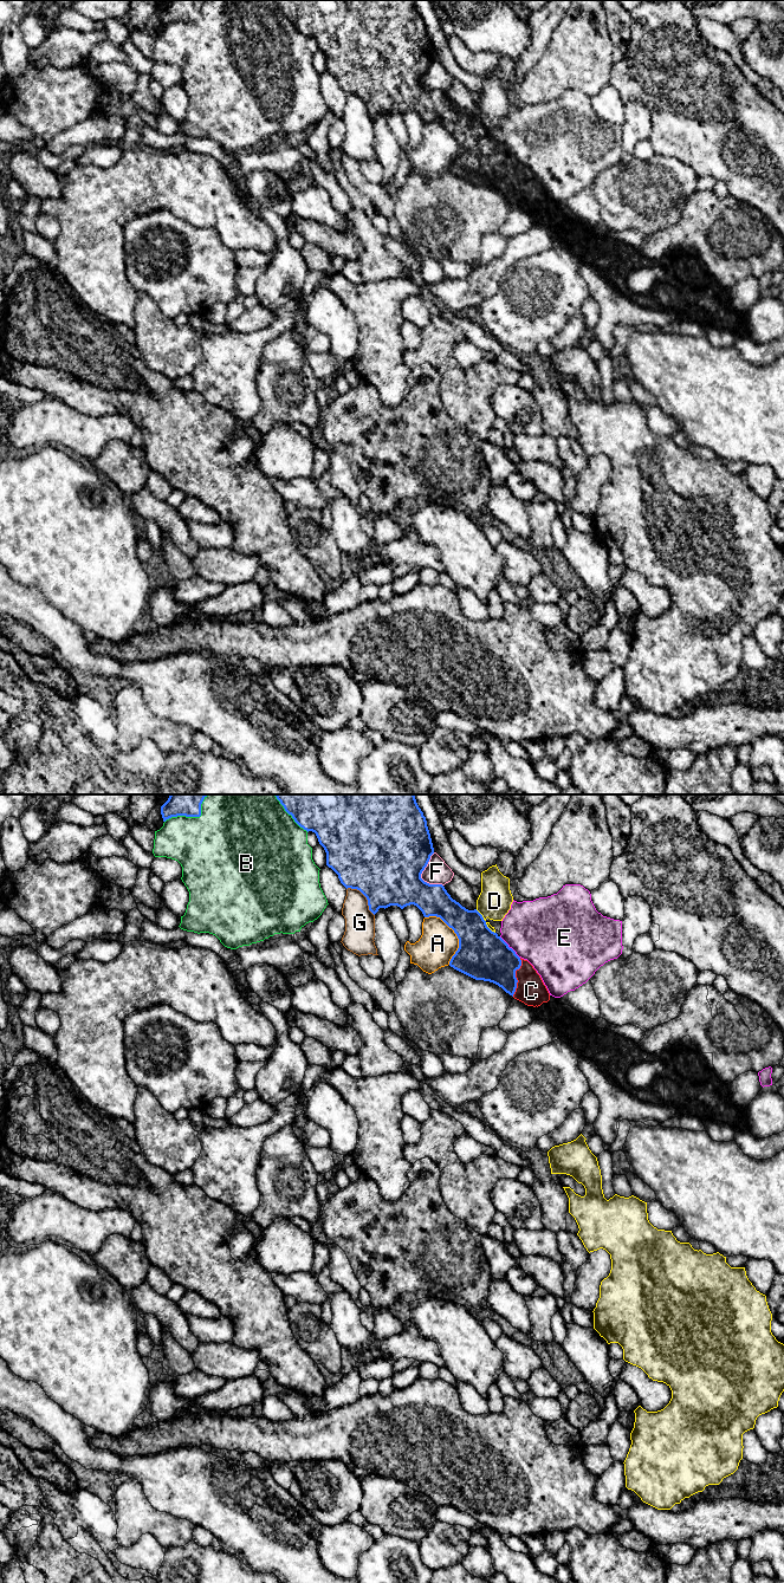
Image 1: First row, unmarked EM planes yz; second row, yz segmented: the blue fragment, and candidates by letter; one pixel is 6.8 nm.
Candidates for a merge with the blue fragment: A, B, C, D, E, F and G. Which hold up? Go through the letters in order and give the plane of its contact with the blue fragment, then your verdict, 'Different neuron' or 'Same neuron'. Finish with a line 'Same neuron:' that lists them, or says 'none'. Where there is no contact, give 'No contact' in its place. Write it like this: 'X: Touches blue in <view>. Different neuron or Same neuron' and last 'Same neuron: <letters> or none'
A: Touches blue in yz. Different neuron
B: Touches blue in yz. Different neuron
C: Touches blue in yz. Same neuron
D: Touches blue in yz. Different neuron
E: Touches blue in yz. Different neuron
F: Touches blue in yz. Different neuron
G: Touches blue in yz. Different neuron
Same neuron: C

